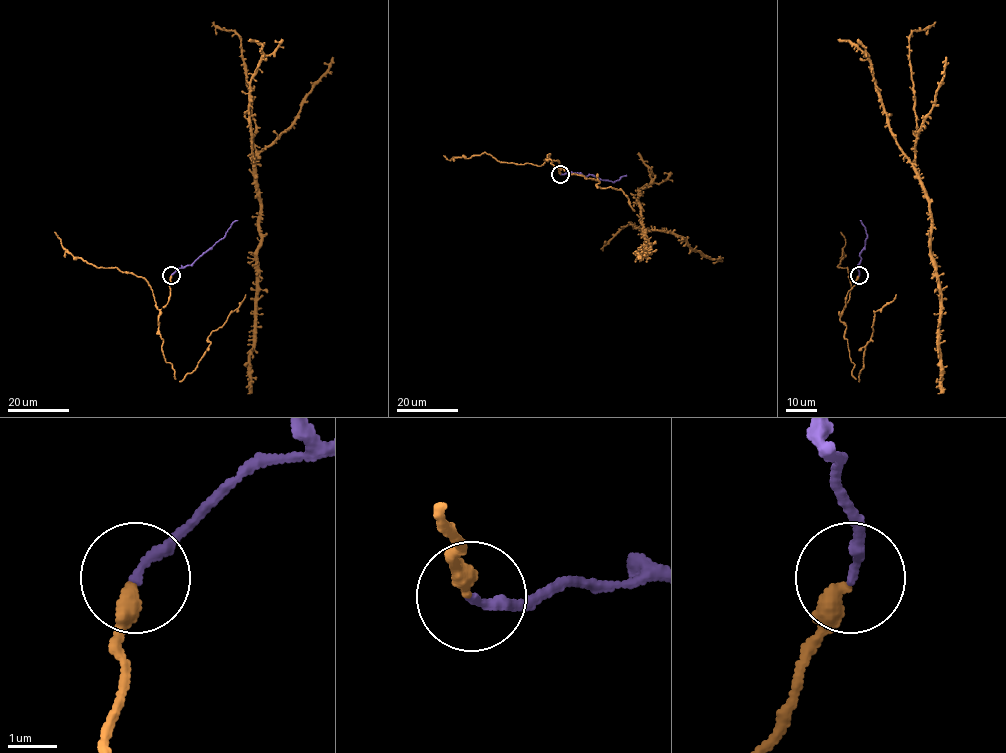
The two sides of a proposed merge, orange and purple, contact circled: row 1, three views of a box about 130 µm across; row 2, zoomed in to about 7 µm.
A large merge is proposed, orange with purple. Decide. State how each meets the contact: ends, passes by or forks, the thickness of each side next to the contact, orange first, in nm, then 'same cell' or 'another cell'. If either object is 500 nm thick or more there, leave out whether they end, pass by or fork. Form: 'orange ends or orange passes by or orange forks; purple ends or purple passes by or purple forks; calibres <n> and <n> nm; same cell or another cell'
orange ends; purple ends; calibres 380 and 200 nm; same cell

